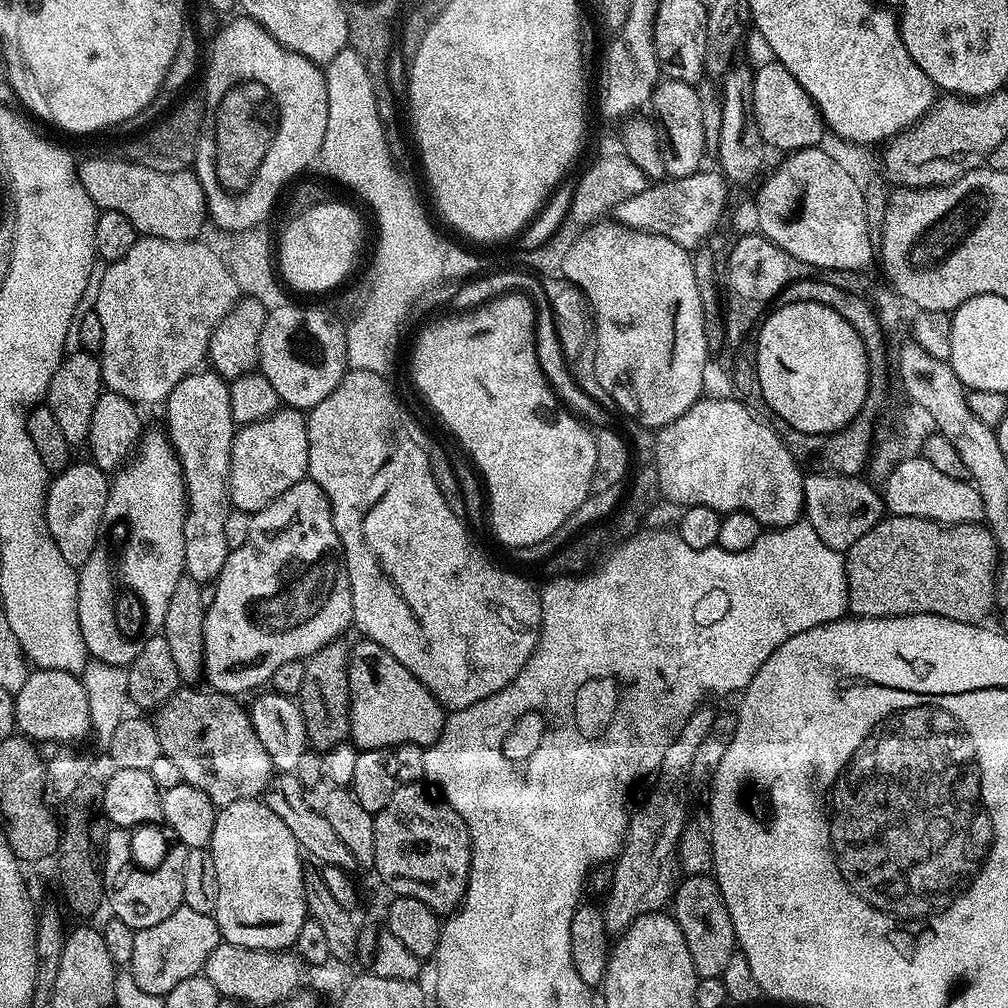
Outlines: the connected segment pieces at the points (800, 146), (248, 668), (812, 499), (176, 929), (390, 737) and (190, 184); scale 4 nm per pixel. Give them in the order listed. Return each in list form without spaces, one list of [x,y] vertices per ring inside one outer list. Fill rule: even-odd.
[[[769,62],[751,77],[750,119],[769,149],[781,148],[784,154],[811,150],[823,145],[826,125],[820,107],[786,66]]]
[[[310,478],[300,480],[290,490],[286,490],[274,502],[267,504],[261,512],[252,513],[250,522],[250,535],[242,546],[231,549],[222,566],[219,576],[214,581],[216,593],[214,602],[206,606],[204,614],[204,671],[206,680],[213,684],[211,687],[217,693],[227,694],[233,698],[239,697],[239,692],[248,692],[251,688],[256,688],[259,684],[267,685],[271,681],[272,675],[278,666],[286,662],[295,660],[307,661],[309,656],[327,647],[343,634],[352,624],[352,591],[350,590],[350,578],[348,577],[348,567],[344,561],[344,547],[338,538],[338,530],[334,528],[334,518],[332,517],[332,507],[326,494]]]
[[[808,474],[804,477],[804,511],[806,522],[822,538],[826,546],[836,552],[847,553],[854,542],[884,519],[886,509],[879,491],[876,492],[860,476],[821,476]]]
[[[182,906],[174,910],[166,922],[158,922],[158,926],[142,928],[136,932],[130,963],[132,981],[146,994],[164,998],[178,982],[201,975],[206,958],[210,958],[210,950],[221,943],[220,927],[216,924],[215,915],[198,914],[196,910]]]
[[[357,639],[348,661],[348,730],[357,749],[395,749],[398,744],[430,745],[440,736],[446,719],[445,709],[432,697],[394,654],[382,650],[378,642]]]
[[[96,156],[85,164],[83,161],[78,171],[80,180],[84,183],[84,189],[96,203],[97,209],[106,212],[118,210],[118,214],[126,214],[126,218],[130,218],[137,233],[167,240],[196,240],[199,237],[200,227],[203,226],[204,220],[206,221],[206,197],[195,171],[163,172],[145,164],[136,164],[133,160],[123,158],[107,160],[104,156]]]

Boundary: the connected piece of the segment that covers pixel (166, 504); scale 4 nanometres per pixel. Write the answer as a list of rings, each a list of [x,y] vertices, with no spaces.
[[[145,431],[138,440],[138,450],[140,453],[115,473],[116,477],[112,476],[108,485],[108,501],[106,502],[106,510],[104,511],[105,521],[121,520],[128,527],[128,541],[124,544],[124,561],[121,562],[120,568],[124,571],[124,580],[130,587],[136,591],[136,596],[140,599],[140,604],[144,607],[144,616],[148,619],[148,624],[152,630],[163,629],[164,619],[166,618],[166,606],[170,606],[170,598],[174,595],[174,590],[178,586],[178,582],[185,575],[184,570],[184,555],[186,554],[186,546],[184,545],[184,523],[186,522],[186,514],[188,512],[188,491],[184,488],[184,470],[180,465],[180,457],[173,447],[171,439],[163,432],[148,432]]]

